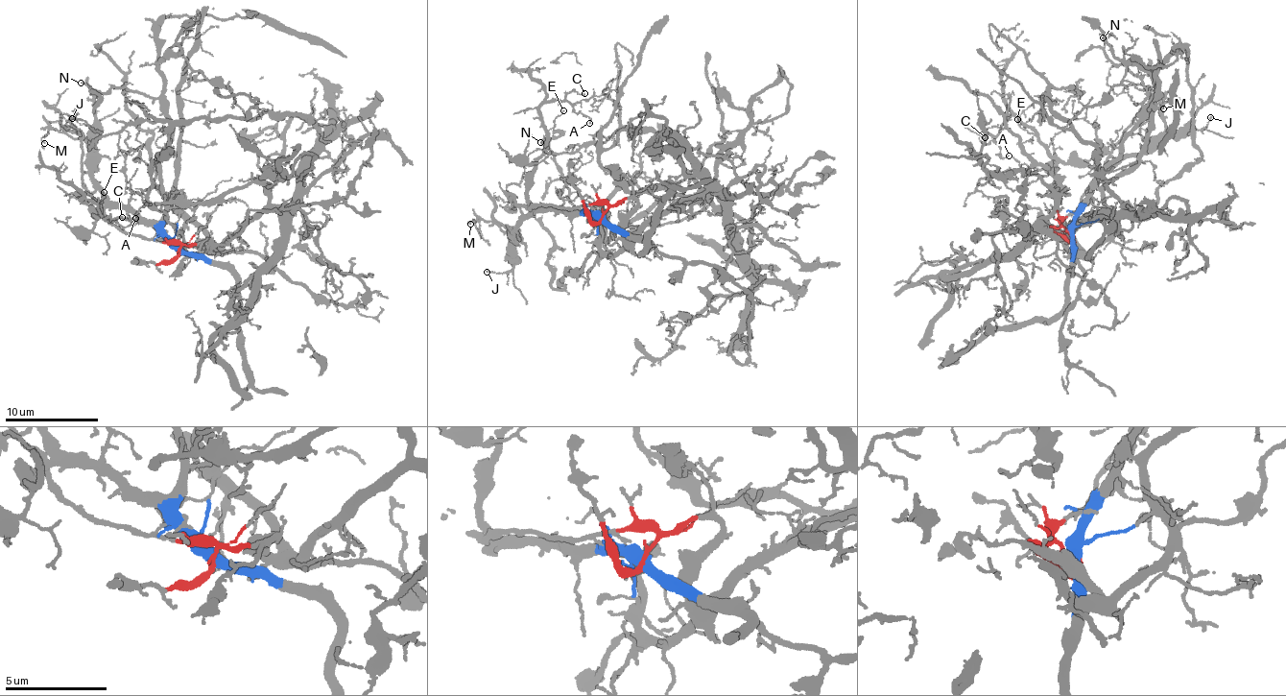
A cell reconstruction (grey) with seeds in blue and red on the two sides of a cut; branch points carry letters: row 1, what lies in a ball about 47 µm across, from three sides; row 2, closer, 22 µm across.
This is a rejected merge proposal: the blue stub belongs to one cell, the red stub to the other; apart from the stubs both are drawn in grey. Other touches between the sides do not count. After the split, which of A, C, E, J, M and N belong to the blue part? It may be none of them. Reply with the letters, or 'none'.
A, C, E, J, M, N

